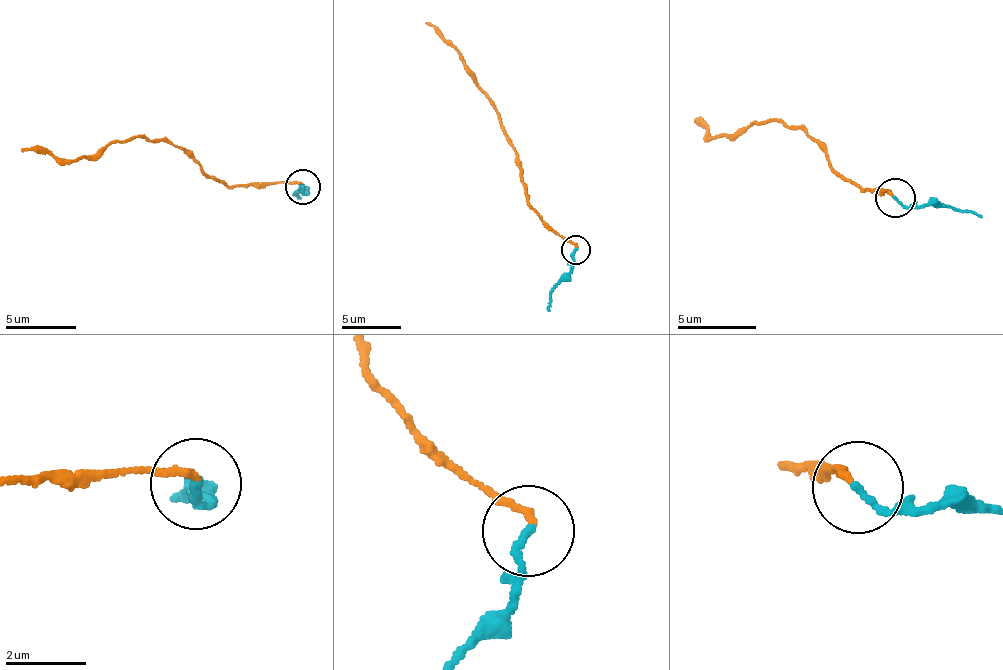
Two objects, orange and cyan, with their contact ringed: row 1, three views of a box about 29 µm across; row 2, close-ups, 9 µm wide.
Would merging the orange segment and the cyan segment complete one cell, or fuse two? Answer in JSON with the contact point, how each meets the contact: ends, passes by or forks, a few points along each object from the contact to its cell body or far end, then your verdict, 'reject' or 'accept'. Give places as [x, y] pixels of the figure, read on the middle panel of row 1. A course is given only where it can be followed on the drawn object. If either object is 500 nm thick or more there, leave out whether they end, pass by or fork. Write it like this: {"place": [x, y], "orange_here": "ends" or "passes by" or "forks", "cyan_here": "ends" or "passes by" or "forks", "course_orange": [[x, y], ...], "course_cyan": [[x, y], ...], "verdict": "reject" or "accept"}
{"place": [575, 249], "orange_here": "ends", "cyan_here": "ends", "course_orange": [[575, 249], [528, 203], [523, 179], [496, 104], [460, 54], [426, 23]], "course_cyan": [[575, 249], [573, 270], [551, 290], [550, 311]], "verdict": "reject"}

